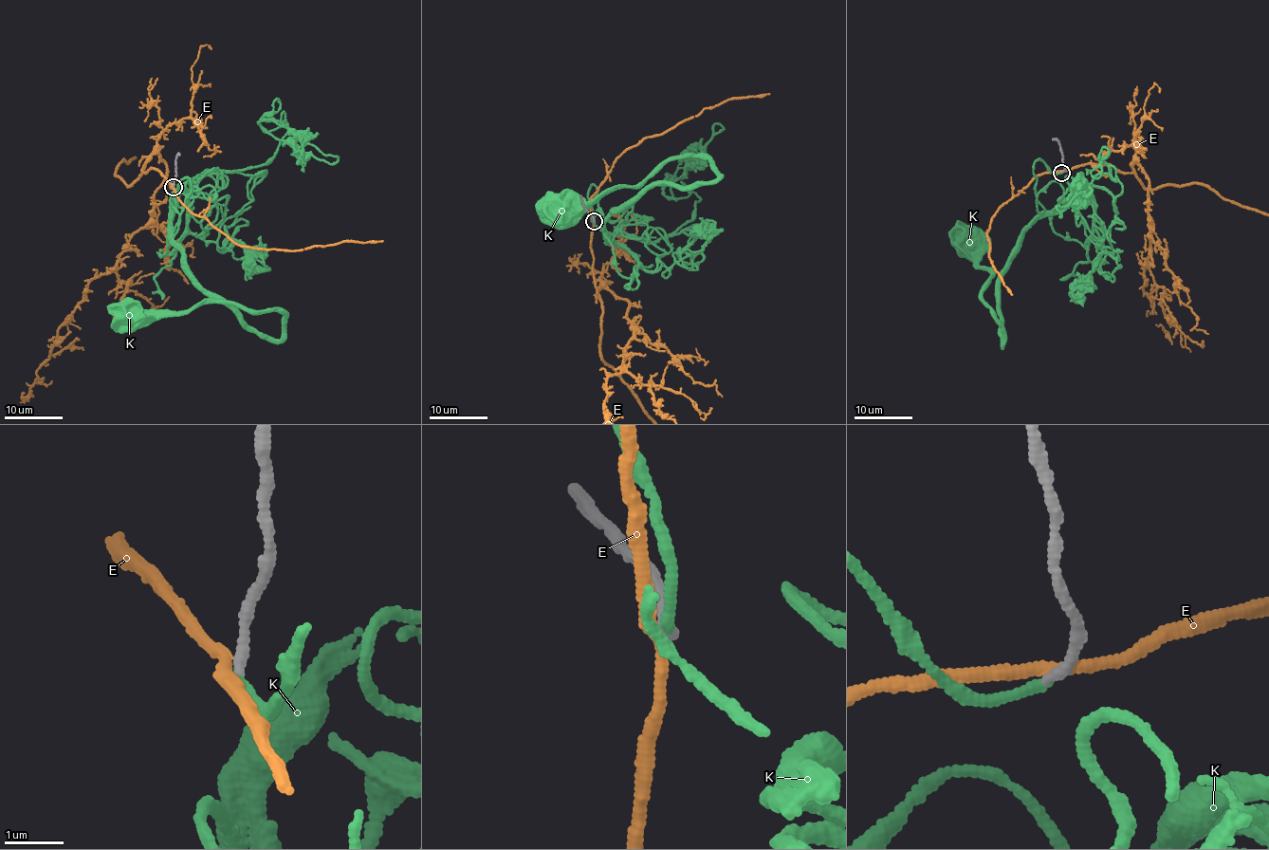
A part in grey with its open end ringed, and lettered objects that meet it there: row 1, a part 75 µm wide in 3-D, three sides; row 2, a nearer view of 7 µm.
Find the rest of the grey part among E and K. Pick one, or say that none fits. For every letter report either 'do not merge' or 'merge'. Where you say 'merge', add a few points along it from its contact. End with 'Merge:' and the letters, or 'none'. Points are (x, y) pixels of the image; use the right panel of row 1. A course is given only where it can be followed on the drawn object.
E: do not merge
K: merge | via (1062, 171), (1034, 164), (1039, 213), (997, 287), (1002, 343), (980, 297), (991, 274), (964, 250), (969, 240)
Merge: K

